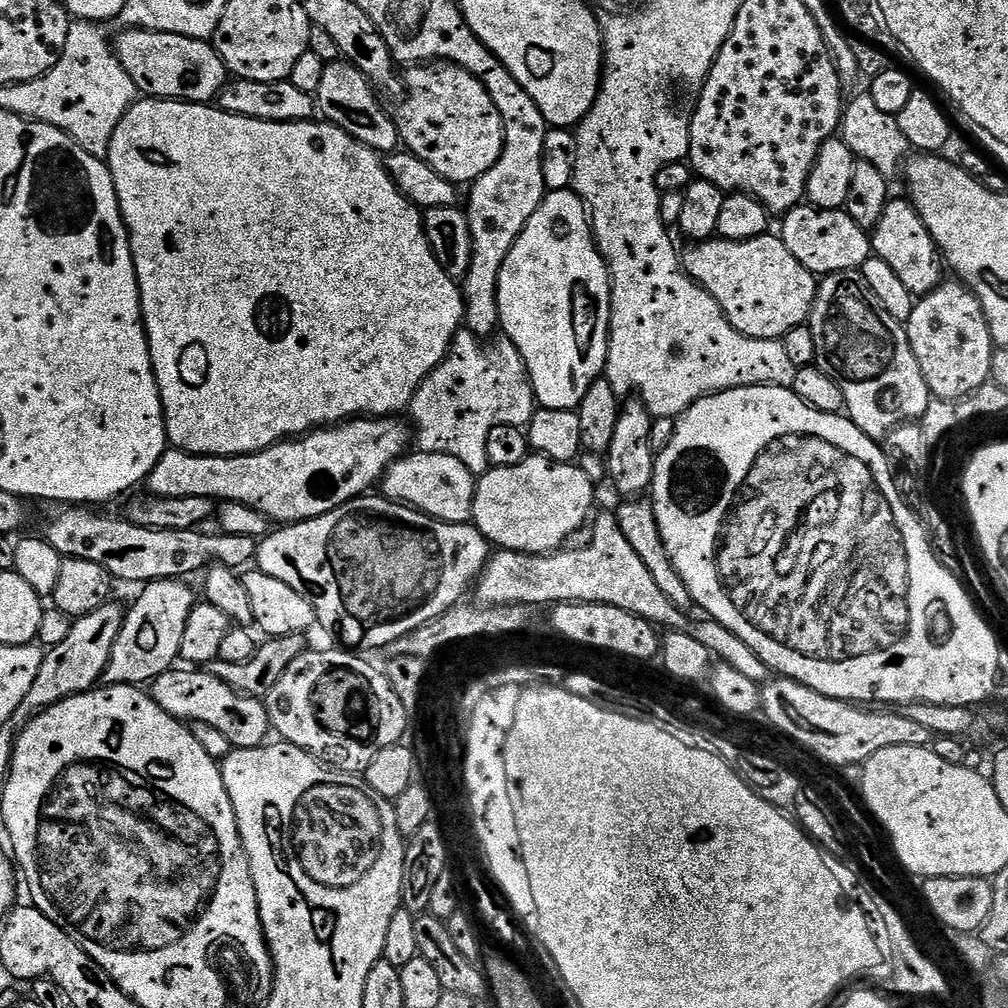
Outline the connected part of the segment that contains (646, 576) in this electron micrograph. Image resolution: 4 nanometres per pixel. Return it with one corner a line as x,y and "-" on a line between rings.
611,511
597,515
591,521
592,533
585,544
577,548
565,546
543,556
531,556
529,552
497,551
480,573
474,585
474,596
481,605
490,604
609,604
618,606
653,626
661,626
673,632
688,632
689,613
674,606
662,589
654,582
650,570
646,570
642,558
634,554
630,542
622,535
615,515

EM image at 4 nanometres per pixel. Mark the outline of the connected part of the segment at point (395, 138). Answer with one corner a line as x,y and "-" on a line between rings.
343,58
325,63
322,82
314,93
319,115
327,123
336,124
346,130
346,134
370,146
374,151
387,154
401,147
400,132
390,112
380,105
379,98
381,99
372,81
364,77
362,70
358,70

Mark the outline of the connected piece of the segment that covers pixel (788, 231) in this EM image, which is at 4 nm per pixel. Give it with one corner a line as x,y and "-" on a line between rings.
801,206
783,213
784,225
778,235
784,241
786,250
806,266
817,277
823,278
831,272
855,272
863,269
872,255
872,241
869,233
850,218
844,210
826,210

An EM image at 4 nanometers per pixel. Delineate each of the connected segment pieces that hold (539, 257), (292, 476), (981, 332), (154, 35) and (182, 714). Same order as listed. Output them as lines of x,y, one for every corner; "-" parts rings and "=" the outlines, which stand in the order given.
566,188
566,190
545,193
544,200
539,204
538,210
531,215
530,221
523,228
522,234
515,240
514,246
511,247
510,253
507,254
506,260
502,264
502,269
499,270
496,301
499,306
501,331
503,332
504,330
507,335
505,336
507,341
512,343
518,350
519,356
527,368
528,381
532,387
532,392
536,396
539,407
552,410
570,409
575,411
580,407
590,386
603,375
605,363
608,361
609,322
612,320
612,281
608,264
596,245
587,205
575,191
=
353,418
335,426
317,427
303,438
282,440
250,456
195,456
192,452
169,447
148,475
146,488
151,495
166,498
210,498
213,502
238,502
258,510
277,525
297,524
330,514
330,510
350,502
356,496
365,495
379,485
388,467
405,455
407,448
404,447
410,444
409,425
399,424
398,421
396,418
=
945,279
929,296
919,297
906,327
914,358
922,366
922,378
935,399
962,400
989,383
994,351
990,326
980,300
959,279
=
125,27
120,37
115,37
114,51
126,70
128,83
148,98
158,100
185,100
187,104
211,105
219,97
221,90
230,79
228,67
222,62
215,43
196,40
173,32
151,32
145,28
=
174,666
150,685
150,695
166,714
181,722
206,722
230,738
233,748
258,748
269,739
272,723
268,706
263,699
248,696
222,682
210,670
197,670
192,666

